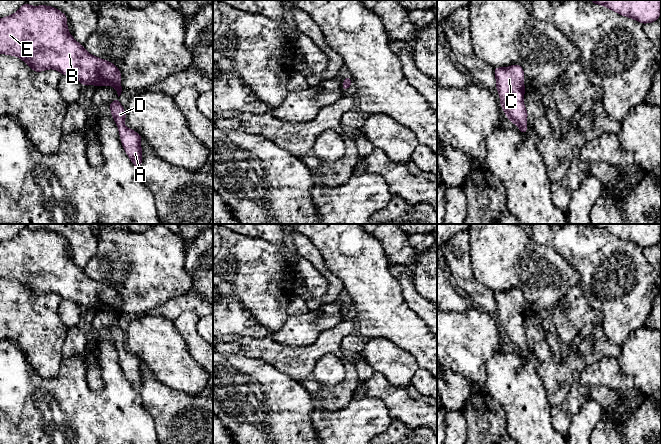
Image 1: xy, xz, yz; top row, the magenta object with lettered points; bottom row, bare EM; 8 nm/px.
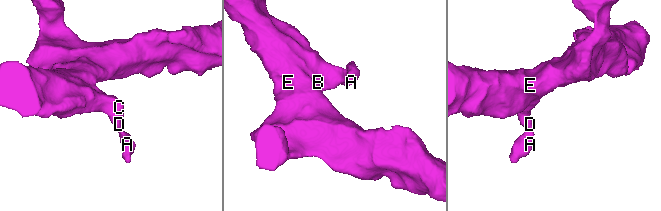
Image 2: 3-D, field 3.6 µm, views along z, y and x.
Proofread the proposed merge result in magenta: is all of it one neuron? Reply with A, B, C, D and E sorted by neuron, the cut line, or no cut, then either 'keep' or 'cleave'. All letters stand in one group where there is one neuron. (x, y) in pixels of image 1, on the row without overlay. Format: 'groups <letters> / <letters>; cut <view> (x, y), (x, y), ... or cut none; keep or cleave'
groups A B C D E; cut none; keep

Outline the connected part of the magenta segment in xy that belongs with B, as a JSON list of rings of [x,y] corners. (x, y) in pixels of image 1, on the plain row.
[[[23,228],[16,237],[0,242],[0,278],[17,280],[28,288],[34,296],[41,296],[47,293],[58,294],[62,299],[68,299],[77,303],[84,310],[110,309],[117,315],[118,321],[122,316],[121,297],[115,288],[91,279],[83,269],[78,267],[69,257],[67,240],[60,234],[46,229],[30,230]]]

